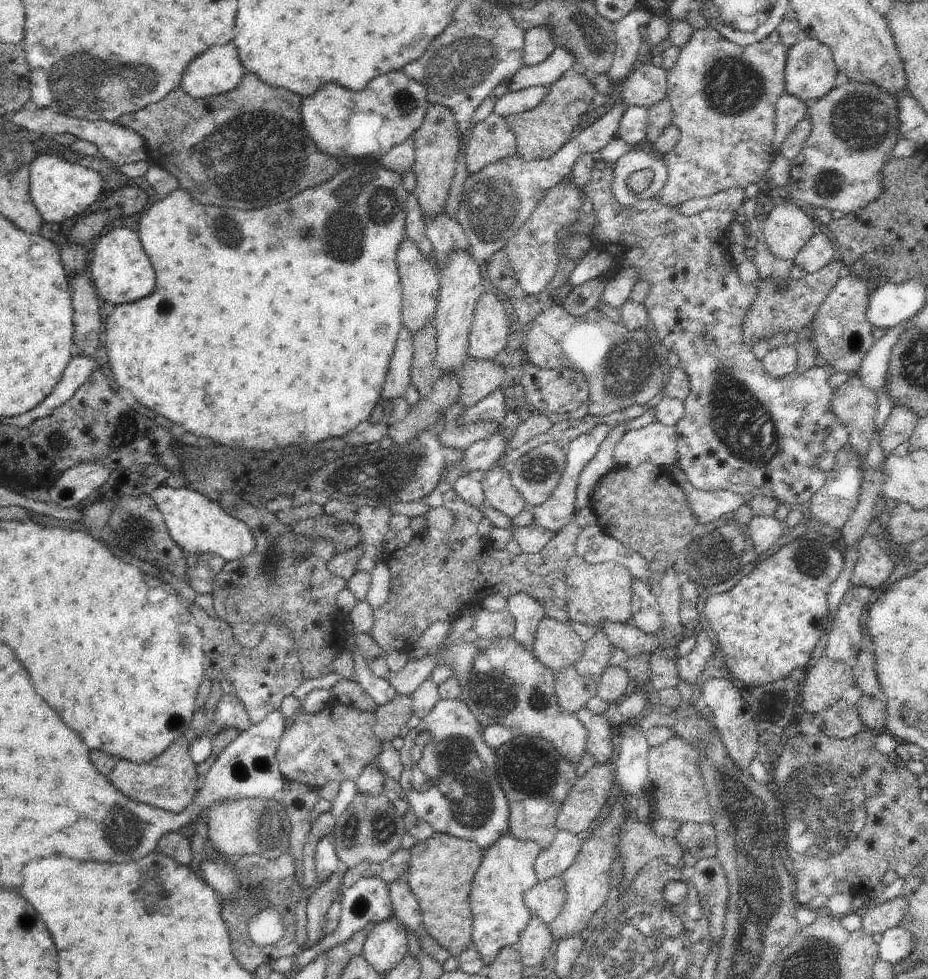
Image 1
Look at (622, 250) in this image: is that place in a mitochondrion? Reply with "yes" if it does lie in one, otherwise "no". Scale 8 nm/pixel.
no

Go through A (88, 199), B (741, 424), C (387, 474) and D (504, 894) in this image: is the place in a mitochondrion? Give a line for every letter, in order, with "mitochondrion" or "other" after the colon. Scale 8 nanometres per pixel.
A: other
B: mitochondrion
C: mitochondrion
D: other

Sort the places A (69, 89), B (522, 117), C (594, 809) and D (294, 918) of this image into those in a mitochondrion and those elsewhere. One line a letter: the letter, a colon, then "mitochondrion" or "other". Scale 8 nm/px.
A: mitochondrion
B: other
C: other
D: other

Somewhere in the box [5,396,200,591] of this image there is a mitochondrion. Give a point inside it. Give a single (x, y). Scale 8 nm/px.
(134, 527)

